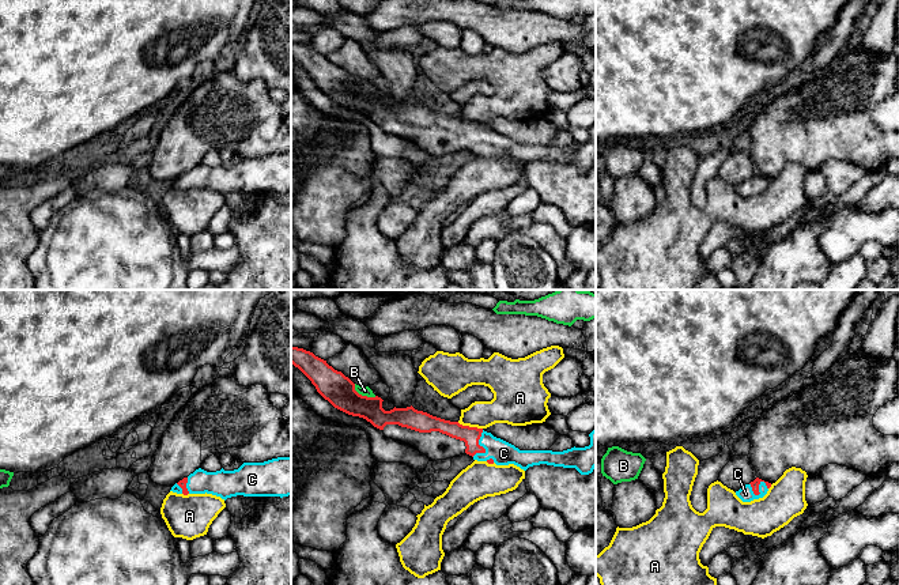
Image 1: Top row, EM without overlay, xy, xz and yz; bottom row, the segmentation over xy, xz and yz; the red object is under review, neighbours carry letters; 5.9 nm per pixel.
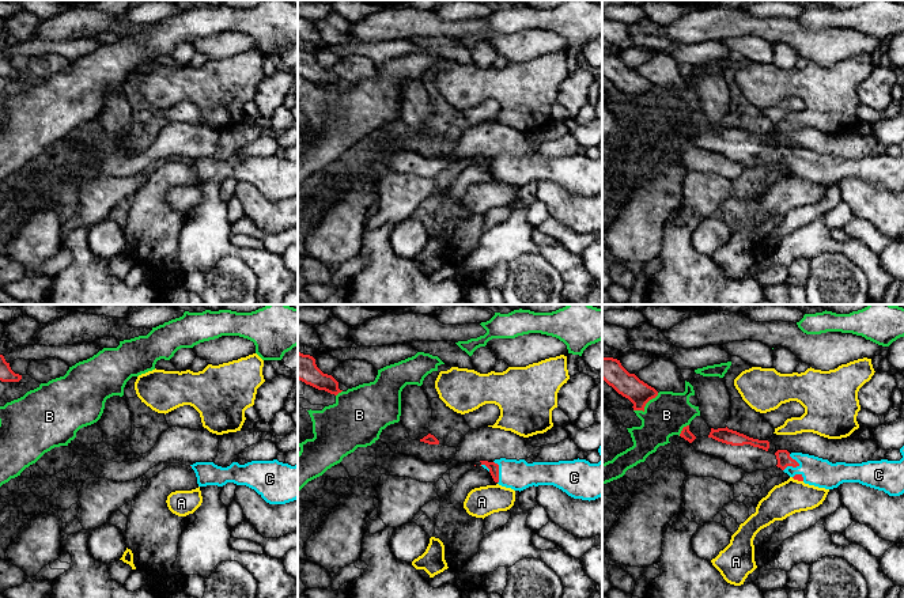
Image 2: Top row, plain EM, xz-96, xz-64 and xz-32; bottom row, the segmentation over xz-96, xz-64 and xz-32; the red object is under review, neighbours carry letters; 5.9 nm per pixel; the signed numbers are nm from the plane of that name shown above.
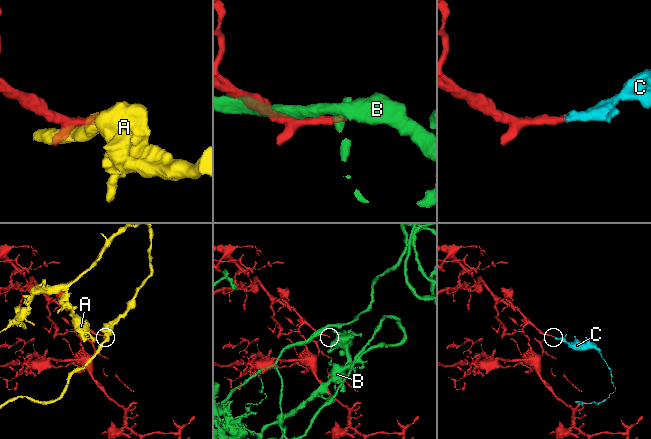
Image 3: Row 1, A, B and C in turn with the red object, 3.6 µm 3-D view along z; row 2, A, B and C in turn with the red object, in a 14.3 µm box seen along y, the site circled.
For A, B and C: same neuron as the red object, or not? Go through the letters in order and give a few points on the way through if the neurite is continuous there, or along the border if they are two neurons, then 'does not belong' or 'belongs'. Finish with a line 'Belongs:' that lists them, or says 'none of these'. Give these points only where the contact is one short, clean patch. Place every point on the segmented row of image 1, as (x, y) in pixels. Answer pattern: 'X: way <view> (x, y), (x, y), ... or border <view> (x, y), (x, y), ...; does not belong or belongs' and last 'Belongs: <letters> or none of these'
A: does not belong
B: border xz (354, 384), (359, 393), (376, 396); does not belong
C: way yz (755, 485), (758, 490), (745, 494); belongs
Belongs: C

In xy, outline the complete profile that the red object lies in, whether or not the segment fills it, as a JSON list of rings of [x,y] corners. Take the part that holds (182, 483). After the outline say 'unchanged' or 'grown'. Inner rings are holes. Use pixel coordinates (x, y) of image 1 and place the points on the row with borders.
[[[277,457],[264,463],[243,463],[238,469],[207,472],[196,469],[188,478],[175,483],[171,490],[177,494],[212,494],[227,499],[237,495],[243,497],[288,497],[291,495],[291,457]]]; grown

